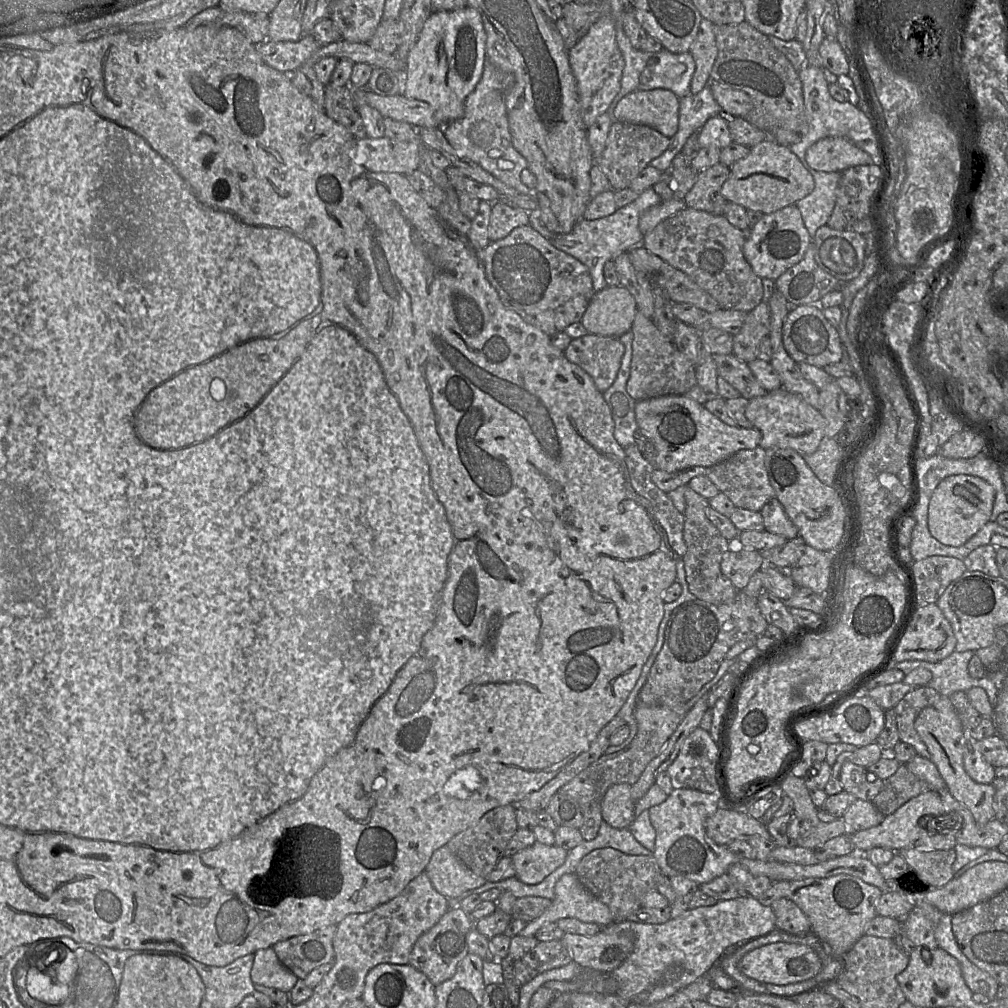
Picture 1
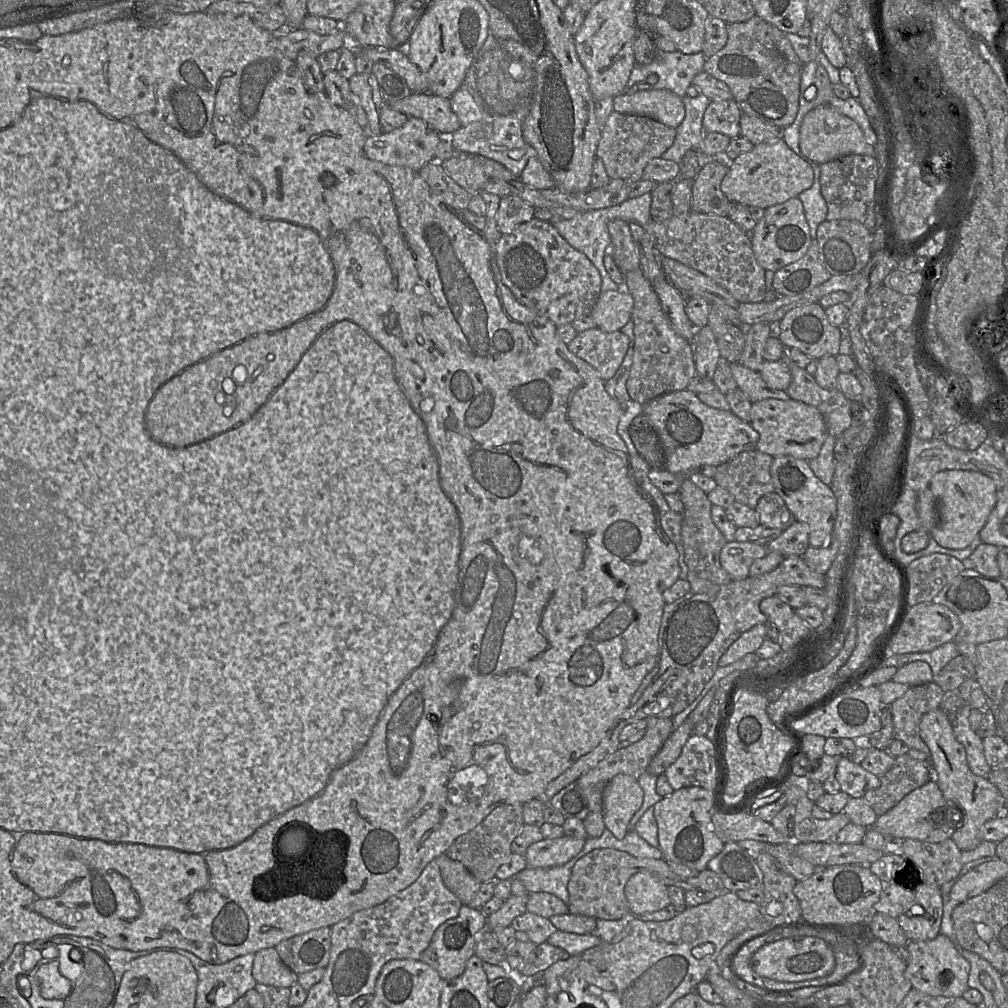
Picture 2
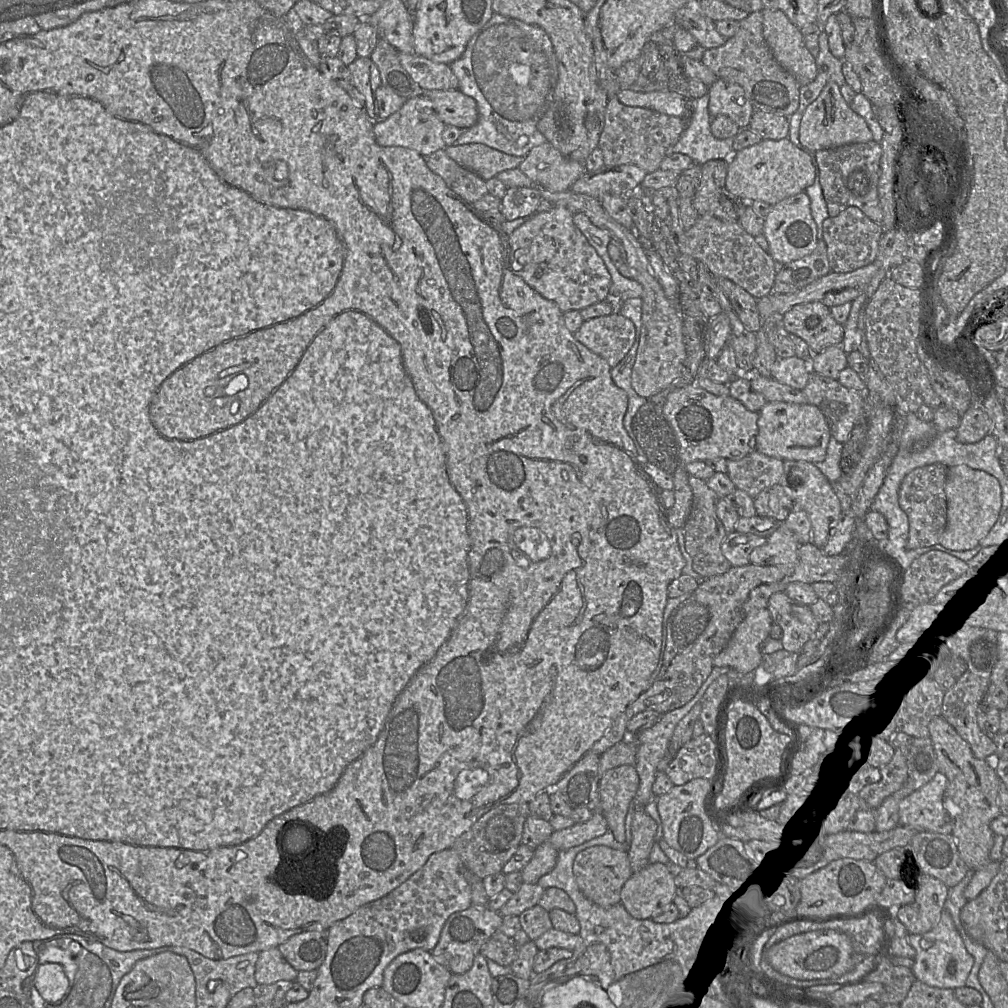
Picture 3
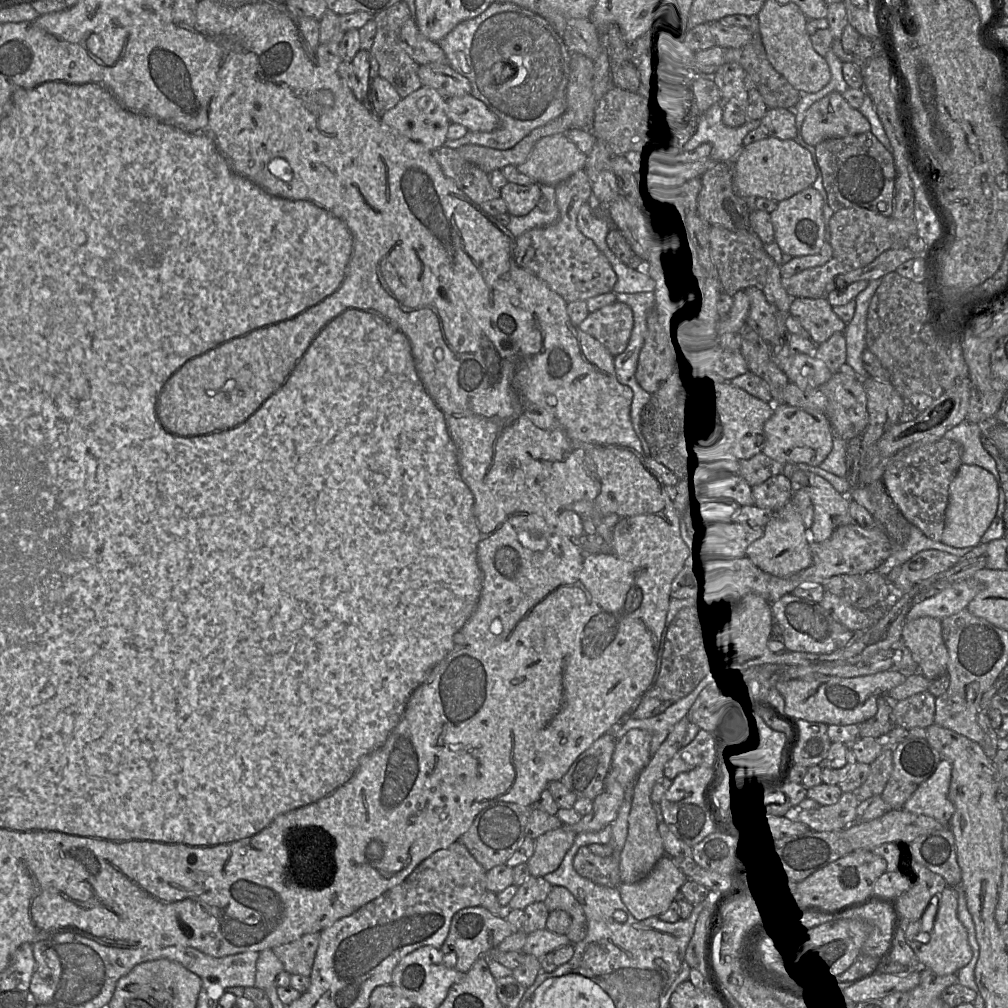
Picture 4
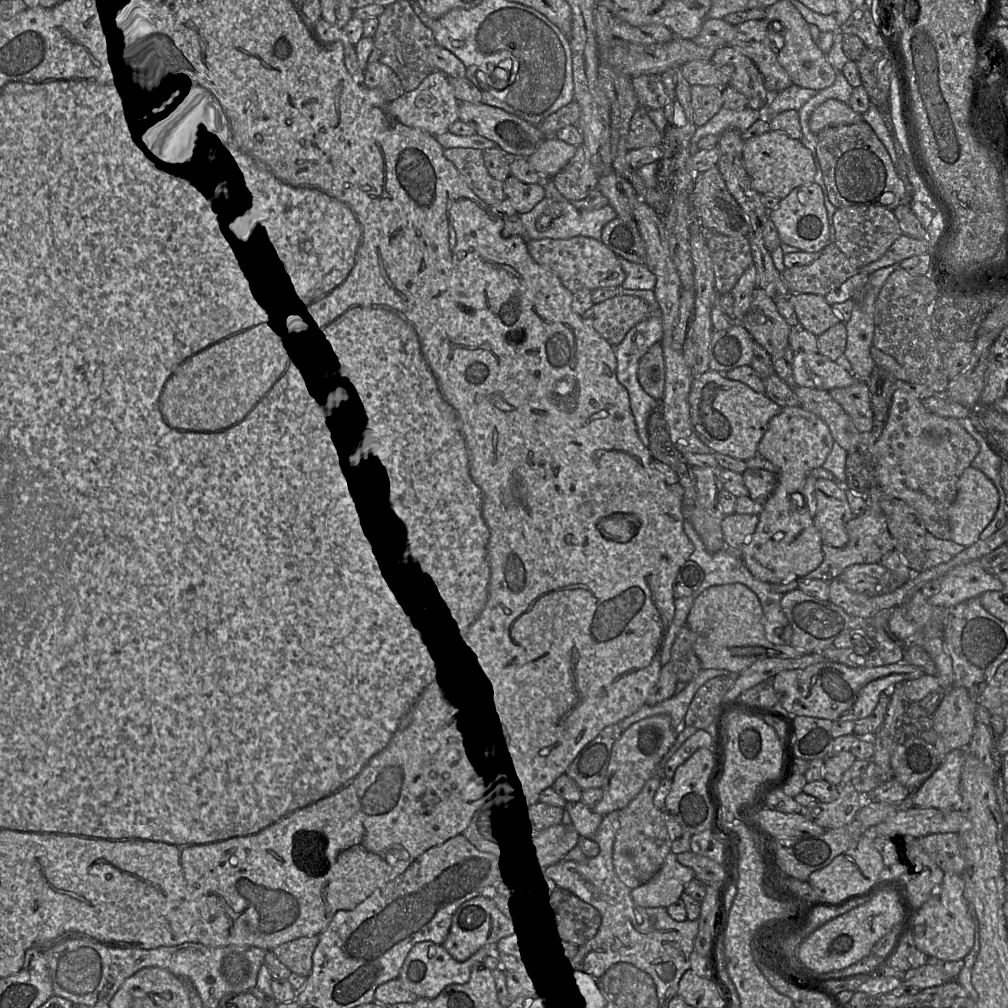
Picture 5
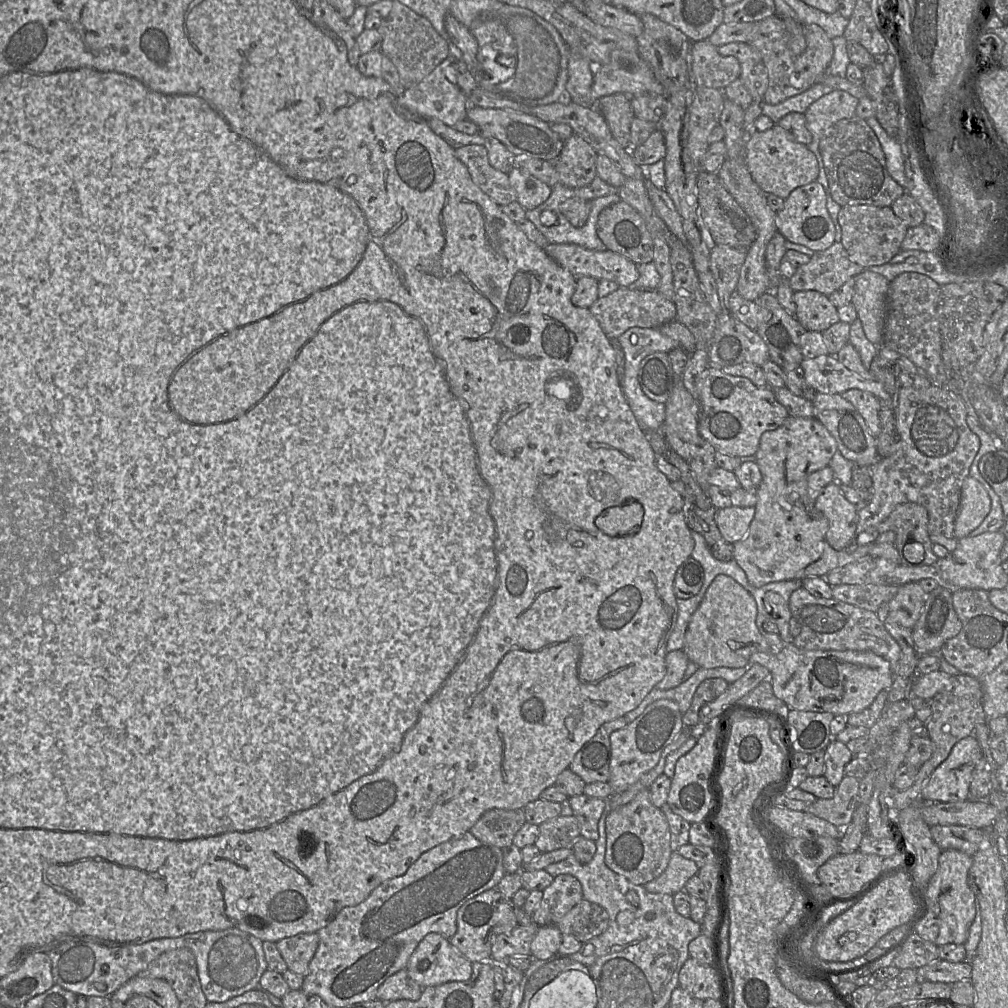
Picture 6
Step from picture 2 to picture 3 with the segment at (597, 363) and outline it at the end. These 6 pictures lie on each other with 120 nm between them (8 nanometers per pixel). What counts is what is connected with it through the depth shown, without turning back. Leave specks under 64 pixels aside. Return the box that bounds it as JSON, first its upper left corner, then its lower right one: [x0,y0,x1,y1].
[574,313,635,368]

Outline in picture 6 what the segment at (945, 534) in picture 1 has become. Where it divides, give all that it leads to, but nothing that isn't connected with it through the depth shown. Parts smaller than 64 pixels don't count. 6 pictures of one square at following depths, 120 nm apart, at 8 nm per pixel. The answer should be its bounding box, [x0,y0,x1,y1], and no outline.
[954,476,991,538]

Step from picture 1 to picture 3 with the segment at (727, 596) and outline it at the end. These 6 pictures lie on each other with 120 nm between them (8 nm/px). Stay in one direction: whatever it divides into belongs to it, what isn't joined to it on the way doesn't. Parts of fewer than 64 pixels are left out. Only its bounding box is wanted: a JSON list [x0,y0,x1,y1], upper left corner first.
[682,476,732,579]

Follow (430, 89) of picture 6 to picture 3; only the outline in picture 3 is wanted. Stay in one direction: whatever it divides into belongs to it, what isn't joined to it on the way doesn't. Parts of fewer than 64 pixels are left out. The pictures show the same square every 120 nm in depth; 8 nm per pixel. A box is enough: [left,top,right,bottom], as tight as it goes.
[374,95,446,158]

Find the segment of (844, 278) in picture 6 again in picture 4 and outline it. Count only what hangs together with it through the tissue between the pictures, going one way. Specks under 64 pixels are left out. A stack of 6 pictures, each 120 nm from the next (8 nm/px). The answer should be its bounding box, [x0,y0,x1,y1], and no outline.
[781,257,846,298]

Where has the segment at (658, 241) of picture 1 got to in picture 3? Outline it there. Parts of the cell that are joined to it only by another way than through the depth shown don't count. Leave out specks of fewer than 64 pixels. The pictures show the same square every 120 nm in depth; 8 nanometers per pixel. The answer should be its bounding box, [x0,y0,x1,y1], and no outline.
[678,216,776,298]

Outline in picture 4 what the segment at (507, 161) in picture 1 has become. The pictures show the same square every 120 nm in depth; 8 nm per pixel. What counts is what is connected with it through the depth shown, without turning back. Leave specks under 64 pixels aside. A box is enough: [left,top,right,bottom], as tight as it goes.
[438,1,571,150]

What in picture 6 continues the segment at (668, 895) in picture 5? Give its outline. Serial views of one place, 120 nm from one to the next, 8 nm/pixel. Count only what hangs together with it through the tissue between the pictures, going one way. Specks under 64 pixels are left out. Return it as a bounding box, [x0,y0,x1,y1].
[644,852,699,895]

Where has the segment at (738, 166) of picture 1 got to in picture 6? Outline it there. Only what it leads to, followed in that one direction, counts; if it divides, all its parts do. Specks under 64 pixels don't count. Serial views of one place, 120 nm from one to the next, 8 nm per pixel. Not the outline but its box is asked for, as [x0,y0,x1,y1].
[746,124,819,199]

